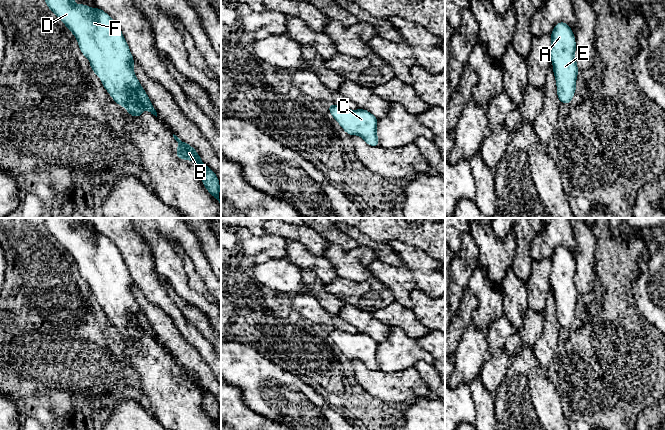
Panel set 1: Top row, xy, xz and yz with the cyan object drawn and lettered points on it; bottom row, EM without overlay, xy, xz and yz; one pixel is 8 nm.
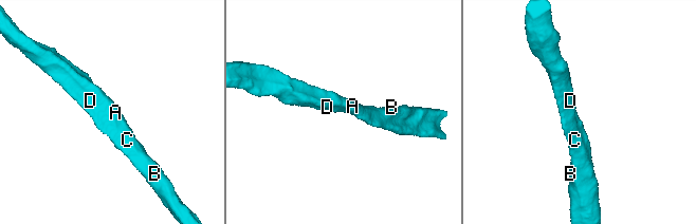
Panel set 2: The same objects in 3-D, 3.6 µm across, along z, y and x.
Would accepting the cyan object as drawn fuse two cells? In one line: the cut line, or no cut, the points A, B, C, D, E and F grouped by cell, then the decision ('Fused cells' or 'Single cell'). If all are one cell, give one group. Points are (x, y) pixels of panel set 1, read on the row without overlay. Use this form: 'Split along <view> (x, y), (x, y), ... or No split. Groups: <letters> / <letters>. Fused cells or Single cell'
No split. Groups: A B C D E F. Single cell

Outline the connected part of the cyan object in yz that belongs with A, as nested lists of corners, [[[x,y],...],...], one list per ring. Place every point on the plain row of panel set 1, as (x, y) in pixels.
[[[558,246],[551,257],[550,281],[560,326],[569,328],[576,315],[578,291],[575,282],[576,266],[570,250]]]

